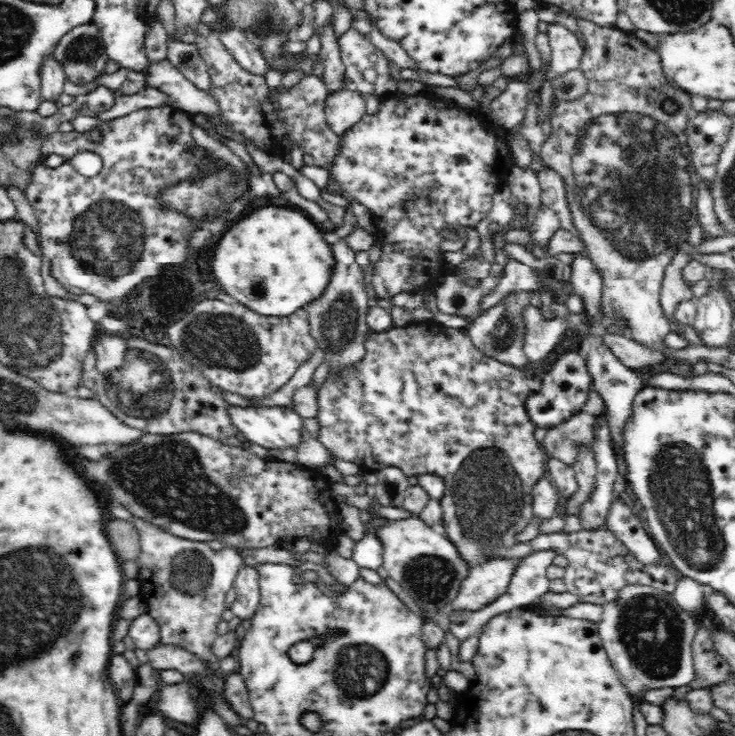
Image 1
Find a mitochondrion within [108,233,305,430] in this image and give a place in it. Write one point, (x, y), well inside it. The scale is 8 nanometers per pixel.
(215, 339)

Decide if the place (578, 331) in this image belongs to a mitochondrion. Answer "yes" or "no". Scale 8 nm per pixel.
no

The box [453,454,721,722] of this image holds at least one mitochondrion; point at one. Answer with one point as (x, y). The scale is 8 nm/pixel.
(651, 631)

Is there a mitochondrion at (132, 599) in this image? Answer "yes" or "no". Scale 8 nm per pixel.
no

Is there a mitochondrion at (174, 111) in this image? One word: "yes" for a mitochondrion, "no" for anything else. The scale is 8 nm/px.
no

